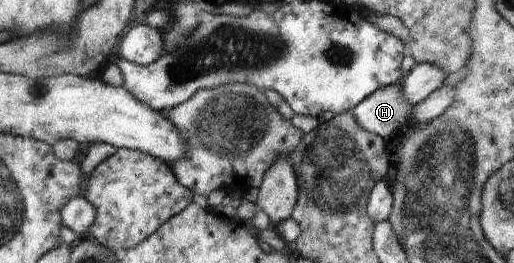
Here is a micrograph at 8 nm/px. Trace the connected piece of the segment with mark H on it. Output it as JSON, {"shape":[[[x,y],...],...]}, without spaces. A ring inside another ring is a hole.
{"shape":[[[393,83],[370,94],[351,112],[365,130],[385,138],[409,126],[413,107],[405,100],[401,83]]]}

